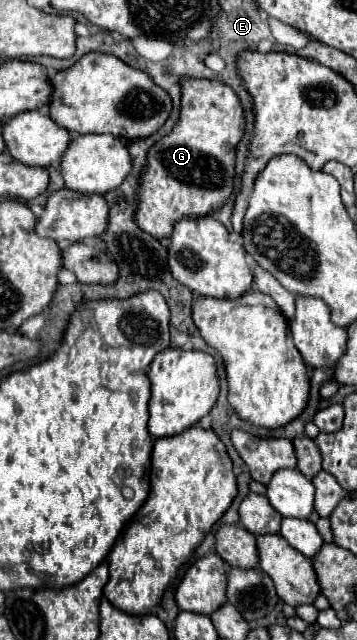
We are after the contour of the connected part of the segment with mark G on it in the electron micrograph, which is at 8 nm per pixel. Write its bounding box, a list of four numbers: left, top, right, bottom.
[137,76,243,238]

